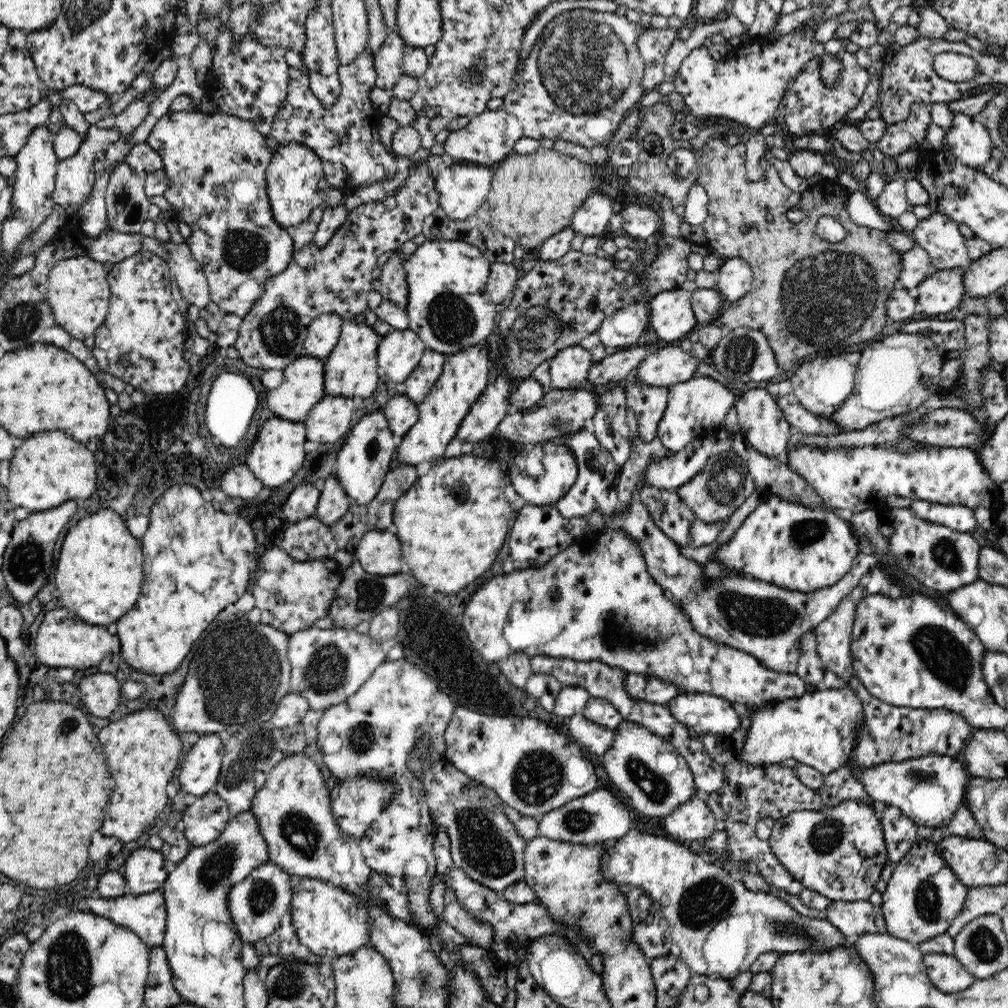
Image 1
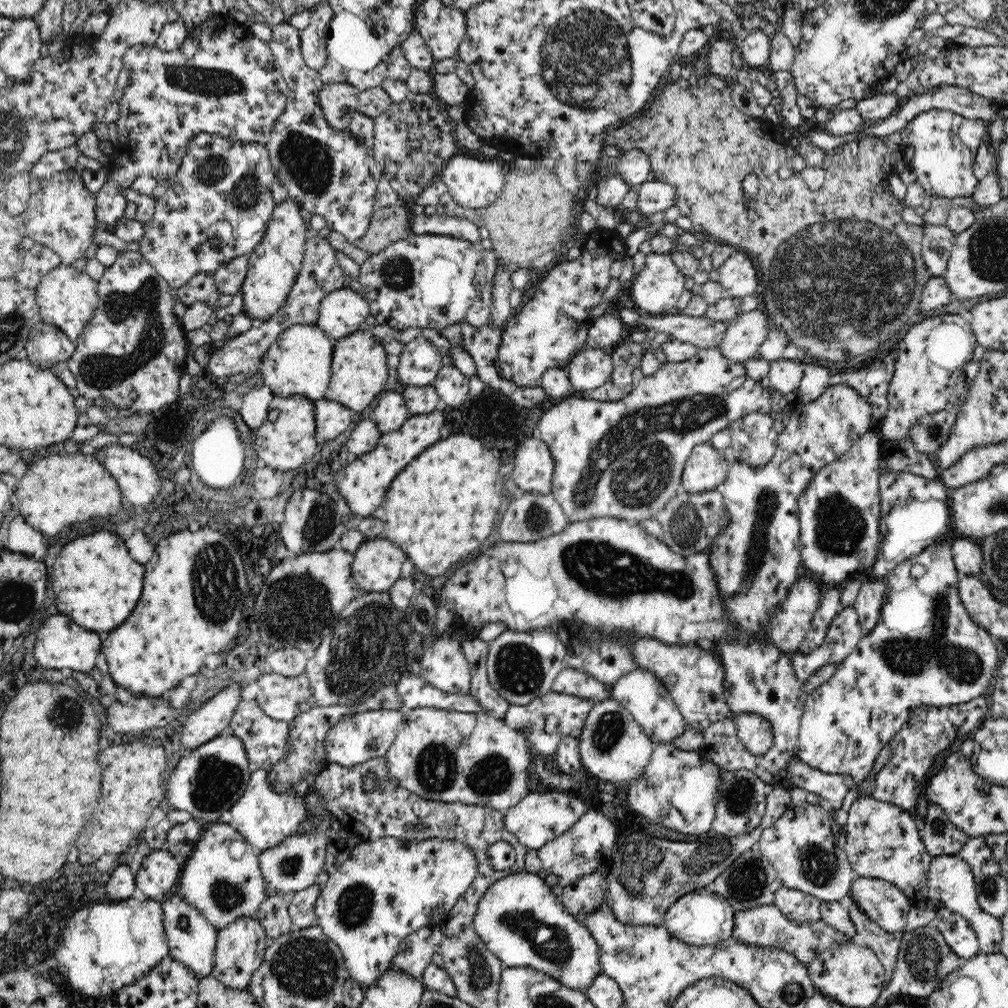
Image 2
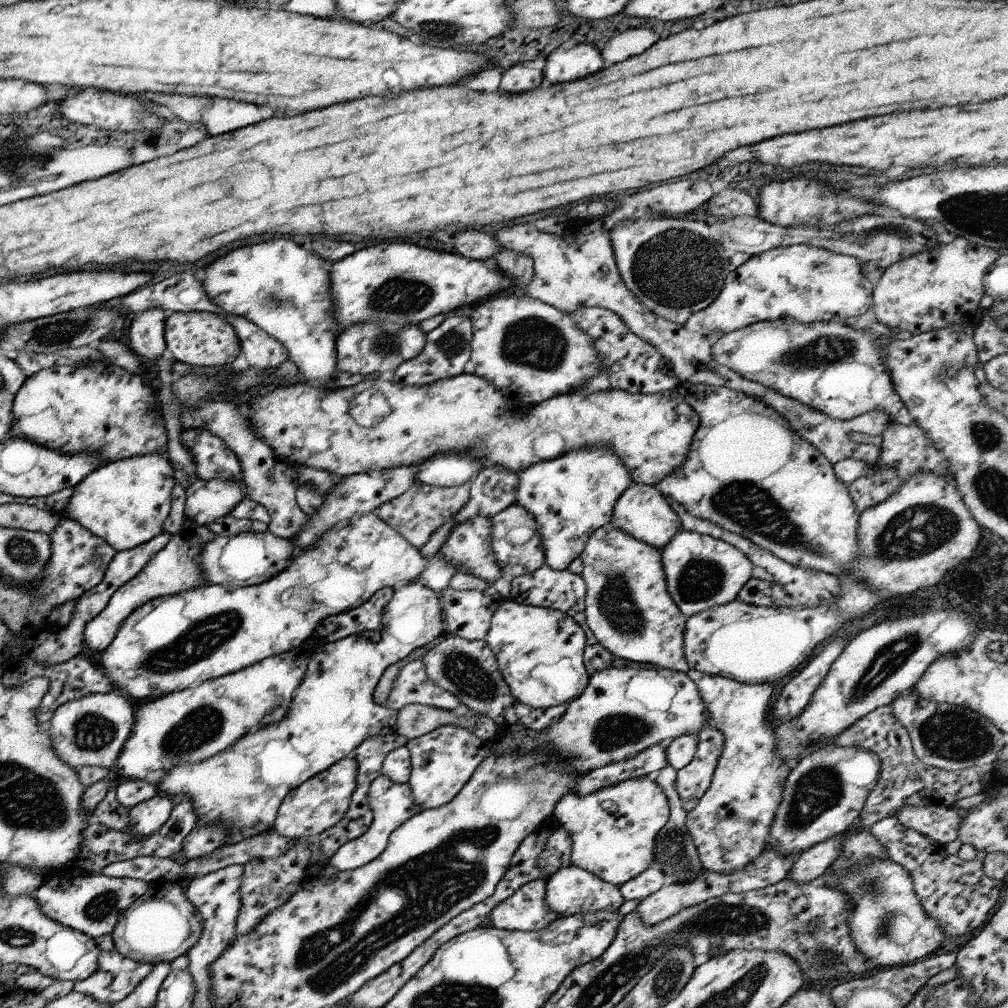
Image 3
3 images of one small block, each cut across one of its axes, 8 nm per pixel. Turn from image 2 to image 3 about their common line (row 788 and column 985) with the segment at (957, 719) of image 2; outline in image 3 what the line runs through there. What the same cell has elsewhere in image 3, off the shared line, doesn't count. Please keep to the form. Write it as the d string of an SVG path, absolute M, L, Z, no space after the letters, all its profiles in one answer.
M893 816L885 817L867 828L884 846L887 858L908 871L917 900L923 910L933 917L947 936L961 936L985 924L993 906L999 900L1000 880L993 880L981 872L981 860L963 861L949 855L944 845L905 828Z

